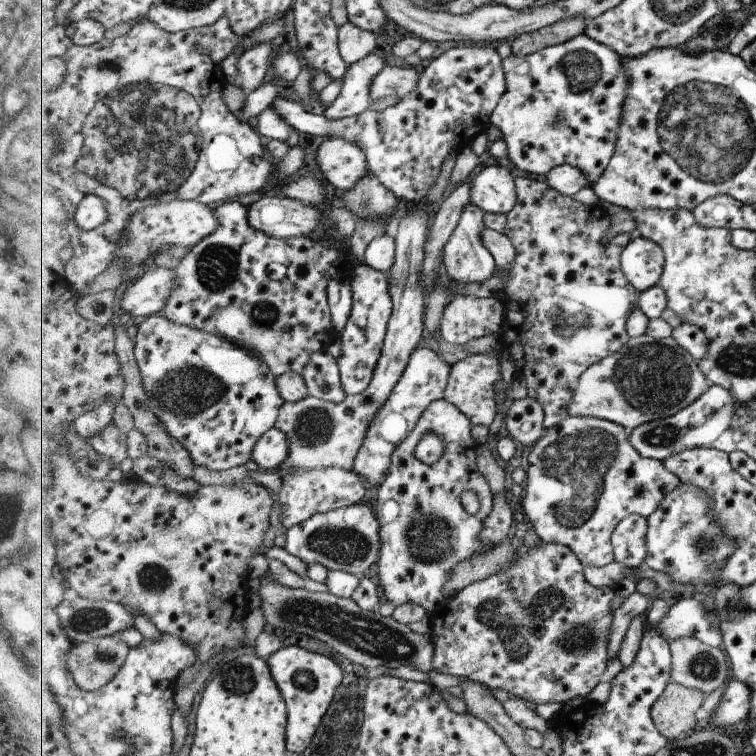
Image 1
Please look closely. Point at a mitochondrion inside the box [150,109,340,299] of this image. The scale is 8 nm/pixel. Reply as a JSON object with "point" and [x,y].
{"point":[216,267]}

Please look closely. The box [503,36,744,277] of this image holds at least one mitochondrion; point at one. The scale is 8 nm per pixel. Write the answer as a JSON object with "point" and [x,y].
{"point":[580,70]}

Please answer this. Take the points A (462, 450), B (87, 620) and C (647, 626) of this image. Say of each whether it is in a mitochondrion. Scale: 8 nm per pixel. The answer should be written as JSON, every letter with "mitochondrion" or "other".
{"A":"other","B":"mitochondrion","C":"other"}

